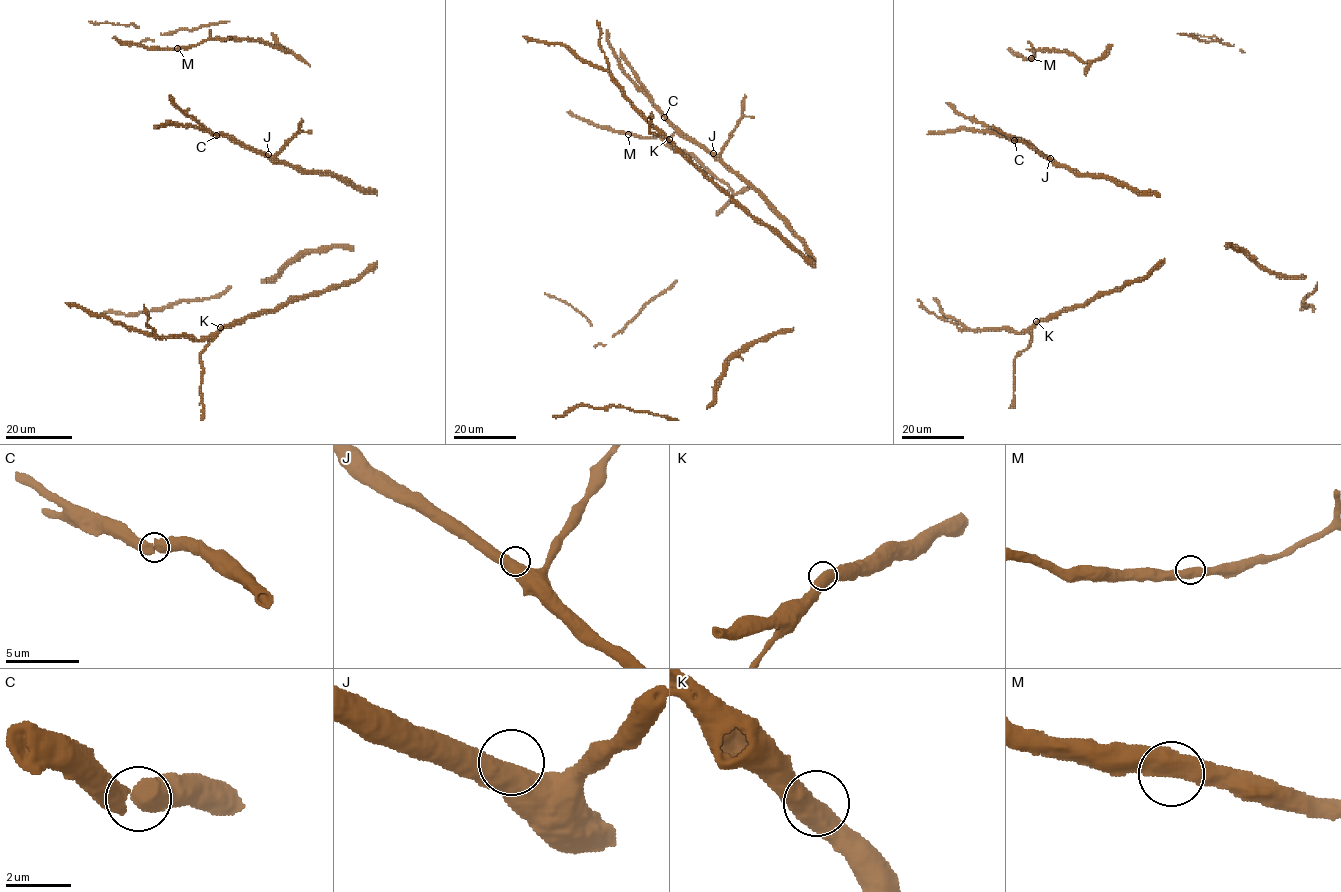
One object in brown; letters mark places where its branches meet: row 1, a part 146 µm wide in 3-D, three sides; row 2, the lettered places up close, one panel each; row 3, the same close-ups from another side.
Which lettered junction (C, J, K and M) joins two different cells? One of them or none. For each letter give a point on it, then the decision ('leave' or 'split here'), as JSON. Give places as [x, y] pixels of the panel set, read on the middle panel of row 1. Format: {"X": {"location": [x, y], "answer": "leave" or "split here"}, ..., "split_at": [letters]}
{"C": {"location": [664, 117], "answer": "leave"}, "J": {"location": [713, 153], "answer": "leave"}, "K": {"location": [669, 139], "answer": "leave"}, "M": {"location": [628, 134], "answer": "leave"}, "split_at": []}

